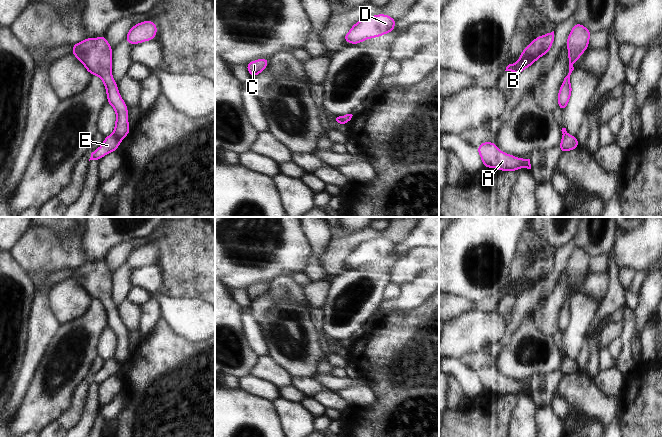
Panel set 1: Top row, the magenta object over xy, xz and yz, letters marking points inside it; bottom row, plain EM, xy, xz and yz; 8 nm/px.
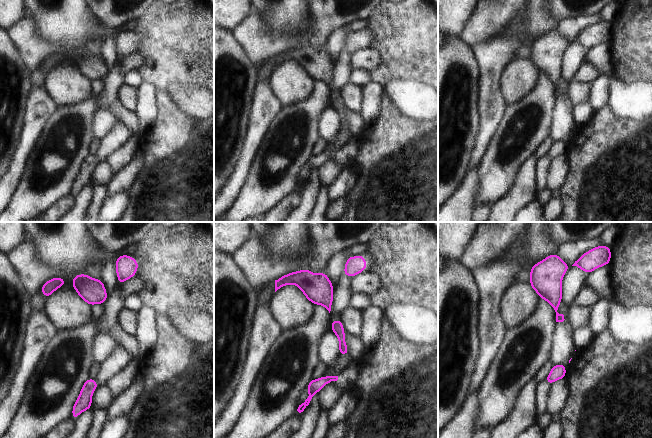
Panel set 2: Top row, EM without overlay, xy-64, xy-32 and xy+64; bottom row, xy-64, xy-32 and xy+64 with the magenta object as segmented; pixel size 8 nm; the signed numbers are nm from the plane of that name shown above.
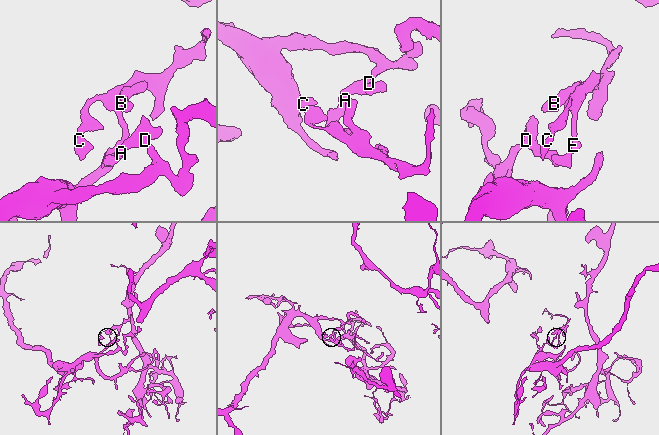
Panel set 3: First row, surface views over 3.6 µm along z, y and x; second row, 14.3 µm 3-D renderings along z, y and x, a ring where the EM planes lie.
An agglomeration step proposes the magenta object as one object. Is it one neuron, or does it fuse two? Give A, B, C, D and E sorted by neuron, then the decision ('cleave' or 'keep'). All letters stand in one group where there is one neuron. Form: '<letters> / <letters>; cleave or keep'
A D E / B C; cleave

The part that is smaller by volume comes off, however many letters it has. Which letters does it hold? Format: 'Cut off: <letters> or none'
Cut off: B, C

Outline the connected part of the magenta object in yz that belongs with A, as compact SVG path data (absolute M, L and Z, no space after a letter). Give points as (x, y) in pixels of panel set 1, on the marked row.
M482 142L477 147L485 168L496 168L501 171L517 172L521 167L531 169L530 159L516 158L498 149L495 142Z

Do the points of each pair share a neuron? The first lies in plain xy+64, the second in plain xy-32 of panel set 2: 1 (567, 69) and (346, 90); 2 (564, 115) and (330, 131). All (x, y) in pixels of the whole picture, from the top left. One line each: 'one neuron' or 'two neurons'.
1: one neuron
2: one neuron

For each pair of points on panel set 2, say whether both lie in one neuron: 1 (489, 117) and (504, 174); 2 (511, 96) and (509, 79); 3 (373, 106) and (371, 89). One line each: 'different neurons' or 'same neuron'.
1: different neurons
2: same neuron
3: same neuron

